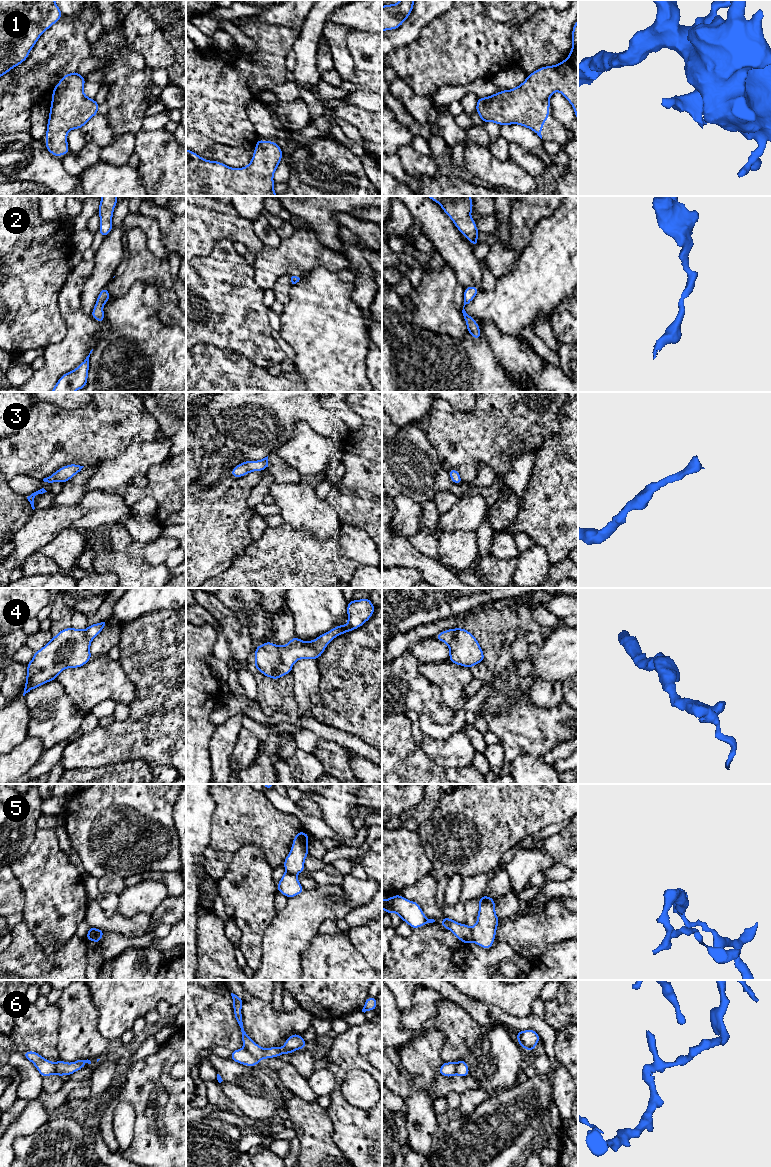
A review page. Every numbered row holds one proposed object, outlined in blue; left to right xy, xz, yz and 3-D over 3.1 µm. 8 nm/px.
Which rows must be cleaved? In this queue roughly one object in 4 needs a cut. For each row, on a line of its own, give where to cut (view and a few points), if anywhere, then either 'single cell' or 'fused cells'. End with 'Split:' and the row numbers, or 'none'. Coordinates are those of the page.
1: cut none; single cell
2: cut none; single cell
3: cut none; single cell
4: cut none; single cell
5: cut xy (95, 928), (91, 940); fused cells
6: cut xz (245, 1048), (259, 1059); fused cells
Split: 5, 6

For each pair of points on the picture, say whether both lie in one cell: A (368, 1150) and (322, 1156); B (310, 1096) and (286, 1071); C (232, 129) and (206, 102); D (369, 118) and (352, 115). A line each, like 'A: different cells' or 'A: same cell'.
A: different cells
B: same cell
C: same cell
D: same cell

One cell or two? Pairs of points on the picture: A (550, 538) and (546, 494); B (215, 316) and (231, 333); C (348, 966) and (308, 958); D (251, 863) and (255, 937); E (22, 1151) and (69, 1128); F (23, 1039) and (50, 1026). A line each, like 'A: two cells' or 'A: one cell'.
A: one cell
B: one cell
C: one cell
D: one cell
E: one cell
F: one cell

